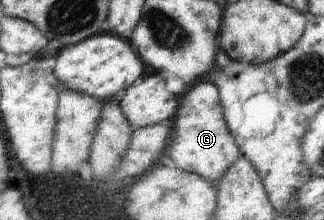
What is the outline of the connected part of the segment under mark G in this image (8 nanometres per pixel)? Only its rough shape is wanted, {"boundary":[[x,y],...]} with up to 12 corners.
{"boundary":[[217,87],[180,95],[165,155],[216,185],[242,155]]}

